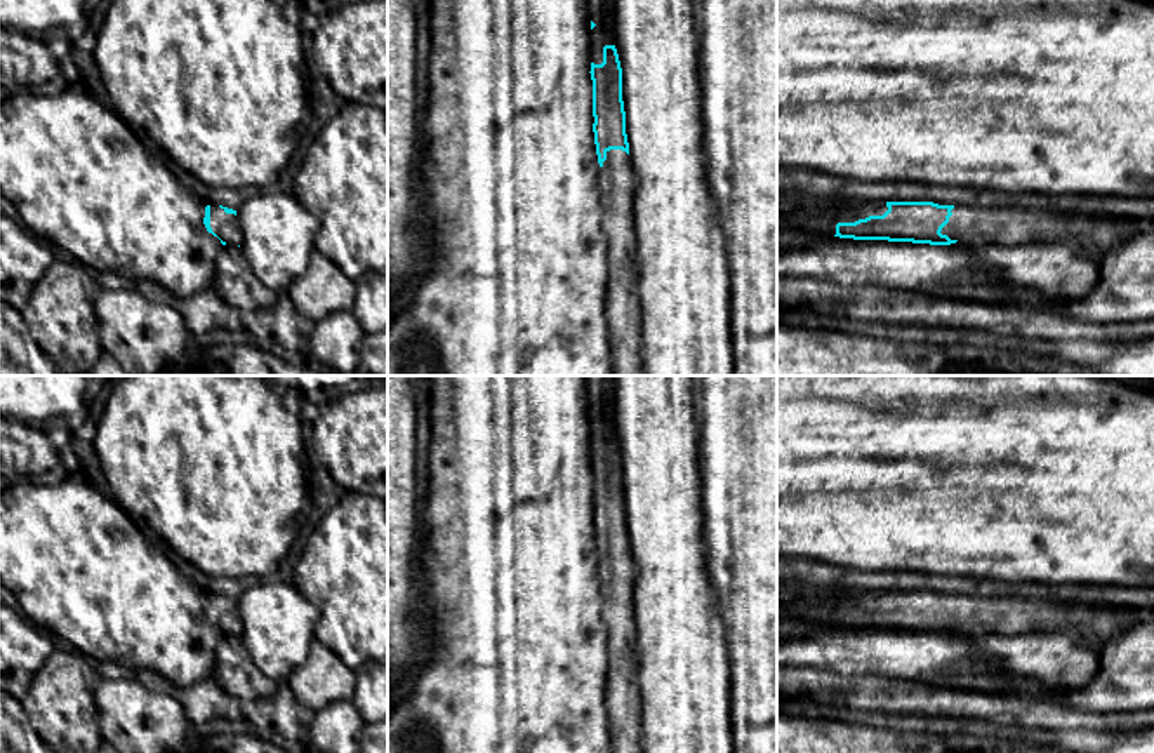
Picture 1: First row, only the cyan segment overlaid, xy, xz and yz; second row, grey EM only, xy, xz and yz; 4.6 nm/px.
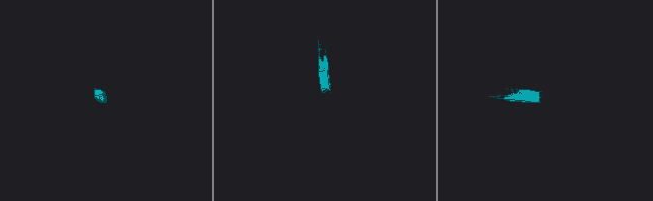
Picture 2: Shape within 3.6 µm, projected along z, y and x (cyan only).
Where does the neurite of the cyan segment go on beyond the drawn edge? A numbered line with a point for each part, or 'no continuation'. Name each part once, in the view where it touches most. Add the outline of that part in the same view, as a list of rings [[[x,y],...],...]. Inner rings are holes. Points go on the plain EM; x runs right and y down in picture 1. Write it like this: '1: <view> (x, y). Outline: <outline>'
1: yz (819, 607). Outline: [[[812,590],[789,607],[786,614],[810,624],[836,624],[838,612],[855,612],[869,605],[883,605],[886,591]]]
2: yz (968, 614). Outline: [[[954,596],[951,602],[952,605],[940,623],[965,635],[977,631],[1017,635],[1029,630],[1071,630],[1078,636],[1097,643],[1138,621],[1137,612],[1017,596]]]

